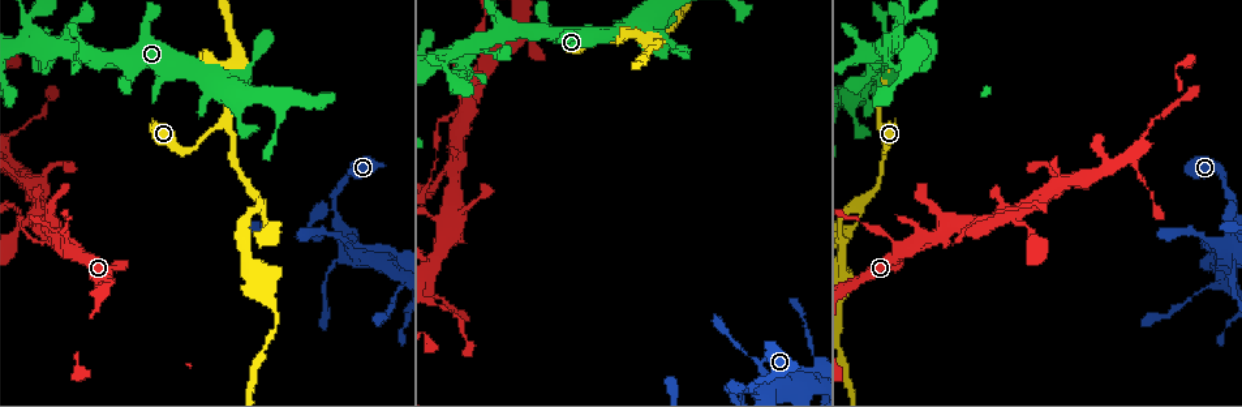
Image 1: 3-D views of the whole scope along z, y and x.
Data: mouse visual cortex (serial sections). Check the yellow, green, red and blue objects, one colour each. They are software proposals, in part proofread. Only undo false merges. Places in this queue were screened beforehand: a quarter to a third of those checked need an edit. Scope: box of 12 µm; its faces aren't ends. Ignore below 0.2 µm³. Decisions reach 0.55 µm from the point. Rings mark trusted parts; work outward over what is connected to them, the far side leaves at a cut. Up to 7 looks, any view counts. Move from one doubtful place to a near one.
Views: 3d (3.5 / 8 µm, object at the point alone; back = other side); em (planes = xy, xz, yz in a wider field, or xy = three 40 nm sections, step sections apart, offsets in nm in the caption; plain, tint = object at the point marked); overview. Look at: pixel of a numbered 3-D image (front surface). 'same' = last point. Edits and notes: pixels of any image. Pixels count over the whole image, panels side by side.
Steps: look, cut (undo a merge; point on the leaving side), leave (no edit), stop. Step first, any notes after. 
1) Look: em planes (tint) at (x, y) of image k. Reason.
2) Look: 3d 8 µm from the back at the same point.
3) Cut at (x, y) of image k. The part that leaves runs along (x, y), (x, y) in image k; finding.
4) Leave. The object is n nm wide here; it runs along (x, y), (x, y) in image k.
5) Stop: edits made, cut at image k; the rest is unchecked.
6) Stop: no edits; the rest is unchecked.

Look: 3d 3.5 µm from the back at (1216, 243) of image 1. Calibre changes.

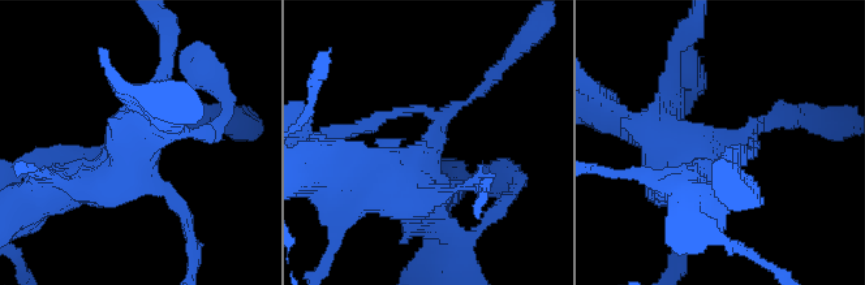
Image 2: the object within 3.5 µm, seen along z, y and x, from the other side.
Look: em xy step 3 (tint) at (438, 140) of image 2. Need the tissue.

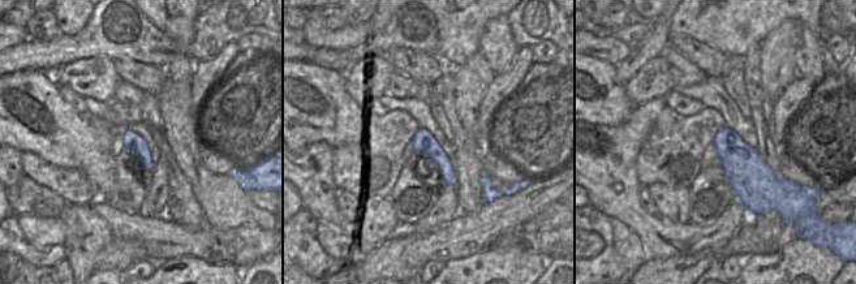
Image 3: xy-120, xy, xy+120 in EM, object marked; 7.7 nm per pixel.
Leave. It runs along (658, 126), (679, 154), (745, 154) in image 2; continuous, no second cell.

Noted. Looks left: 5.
Look: 3d 3.5 µm at (476, 98) of image 1. Side arm on a straight run.

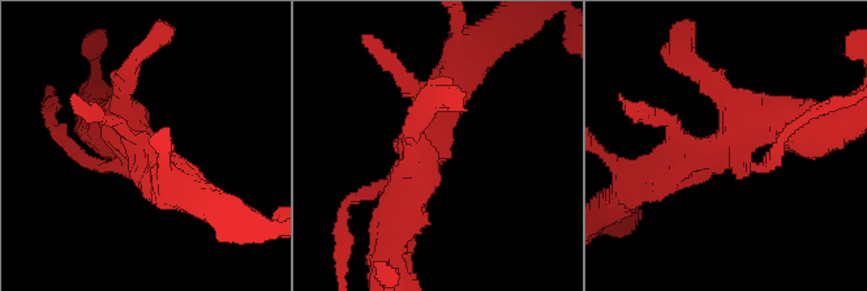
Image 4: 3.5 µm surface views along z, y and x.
Look: em planes (tint) at (728, 143) of image 4. Now the EM.

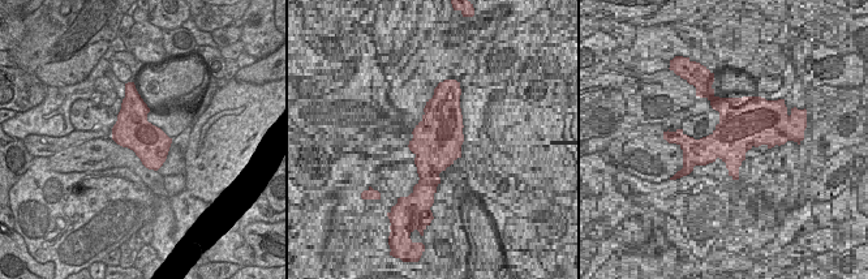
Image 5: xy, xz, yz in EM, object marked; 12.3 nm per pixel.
Leave. It runs along (454, 76), (398, 219) in image 4; continuous, no second cell.

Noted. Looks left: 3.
Look: 3d 8 µm at (878, 124) of image 1. Arms part here.

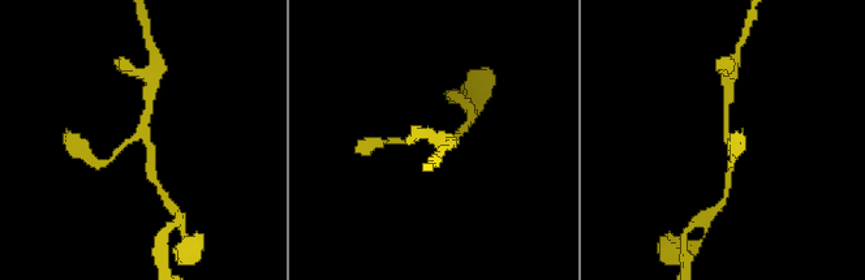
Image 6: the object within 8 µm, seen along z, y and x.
Look: 3d 3.5 µm at (728, 134) of image 6. Closer look.

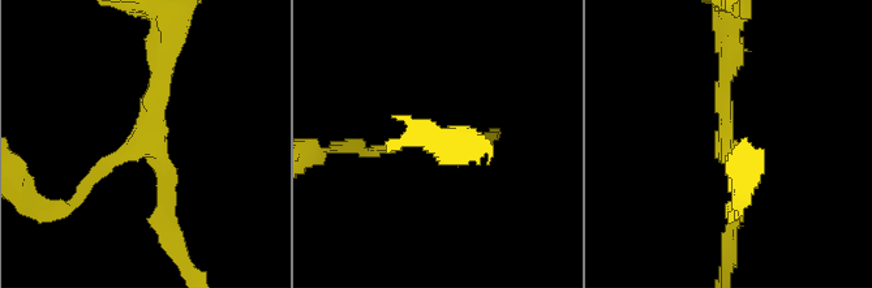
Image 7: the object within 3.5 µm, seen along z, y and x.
Look: em planes (tint) at (141, 146) of image 7. Now the EM.

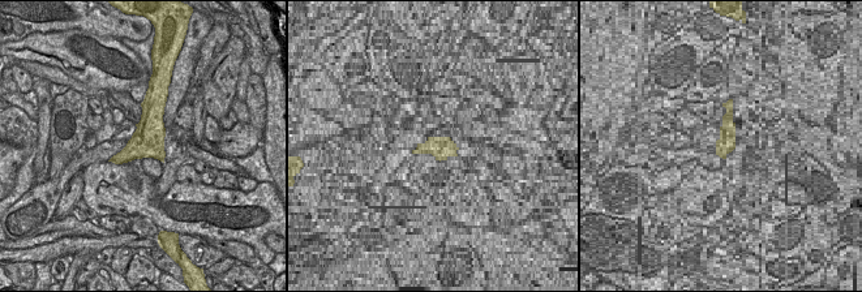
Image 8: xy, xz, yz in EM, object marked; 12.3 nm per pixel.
Leave. The object is 400 nm wide here; it runs along (77, 200), (145, 144), (166, 215) in image 7; continuous, no second cell.

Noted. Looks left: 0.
Stop: no edits; the rest is unchecked.

